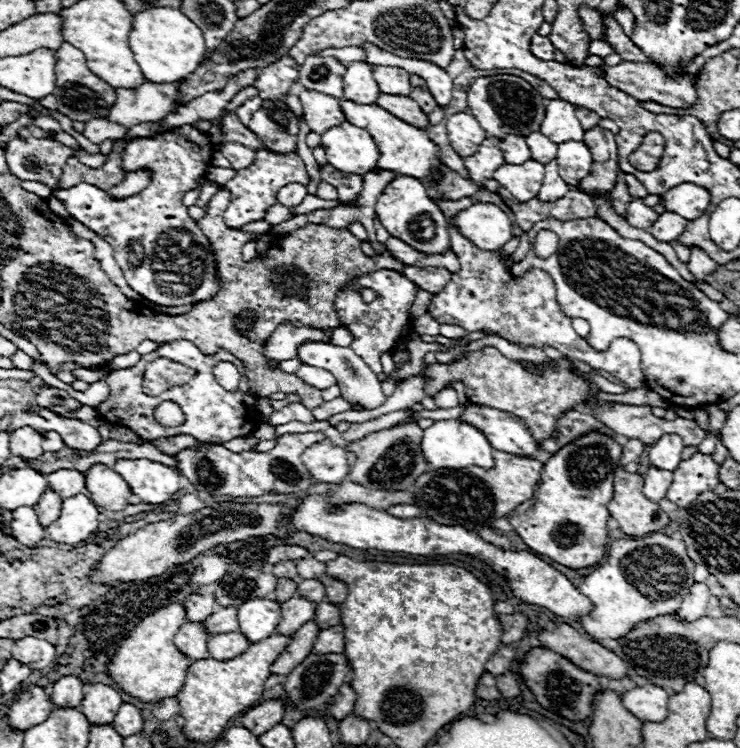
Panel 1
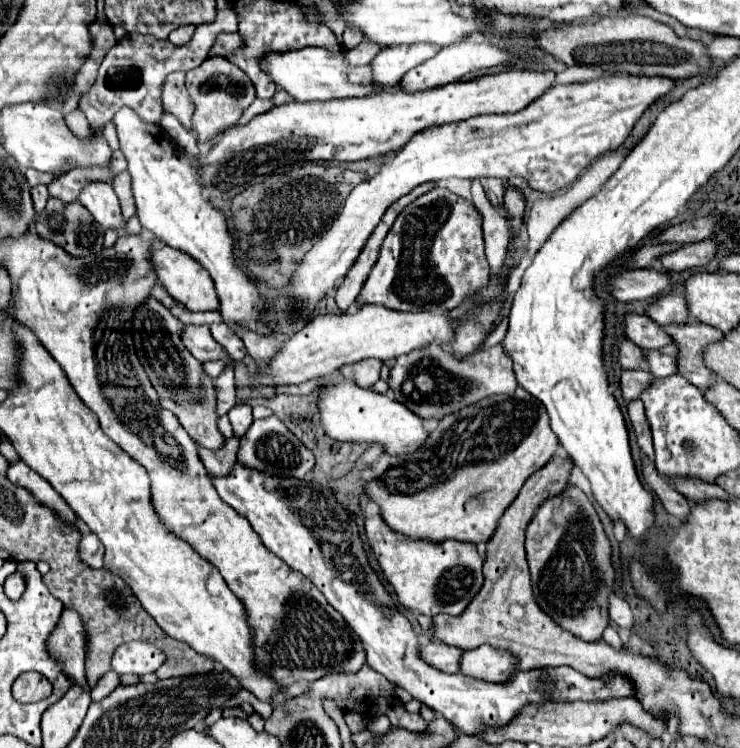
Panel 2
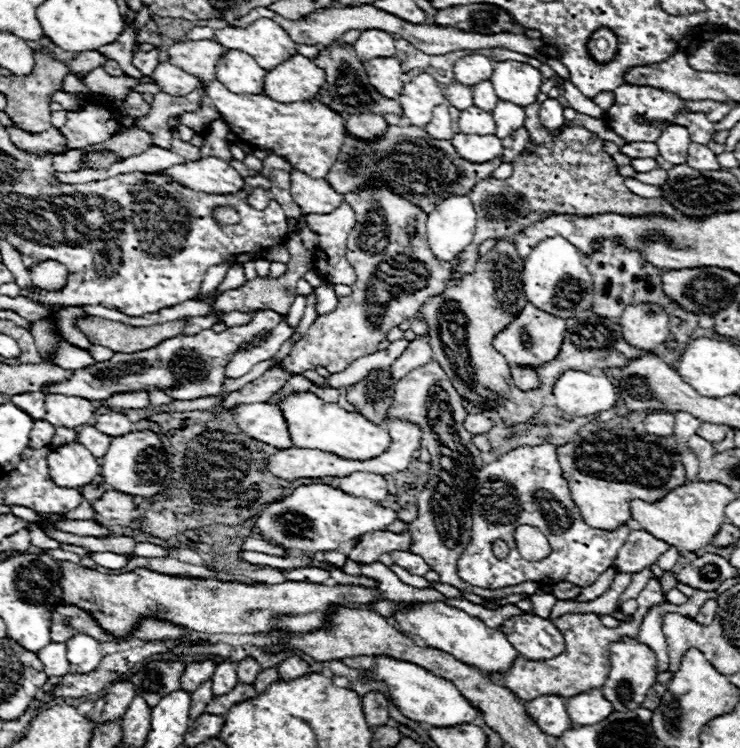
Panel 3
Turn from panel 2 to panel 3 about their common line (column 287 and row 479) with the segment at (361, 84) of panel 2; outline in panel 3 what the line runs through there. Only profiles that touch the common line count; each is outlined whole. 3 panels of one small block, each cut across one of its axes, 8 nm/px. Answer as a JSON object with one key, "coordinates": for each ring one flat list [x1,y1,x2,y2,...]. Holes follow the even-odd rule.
{"coordinates":[[76,440,52,450,46,458,46,464,50,478,62,488,82,488,100,474,96,458]]}

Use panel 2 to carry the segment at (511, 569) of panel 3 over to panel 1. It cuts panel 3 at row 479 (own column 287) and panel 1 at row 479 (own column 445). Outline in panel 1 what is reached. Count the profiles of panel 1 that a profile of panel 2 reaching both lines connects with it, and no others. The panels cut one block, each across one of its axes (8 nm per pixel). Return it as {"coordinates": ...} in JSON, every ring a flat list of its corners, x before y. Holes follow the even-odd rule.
{"coordinates":[[696,454,690,460,682,460,672,472,672,484,666,492,666,500,678,508,688,508,700,494,712,492,718,482,718,466,710,456]]}

